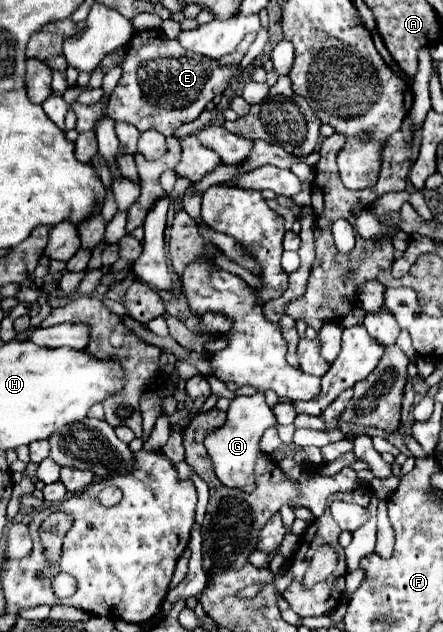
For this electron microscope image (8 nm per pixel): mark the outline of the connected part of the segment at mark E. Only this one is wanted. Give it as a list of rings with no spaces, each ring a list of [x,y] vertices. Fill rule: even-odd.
[[[159,28],[133,34],[121,68],[123,74],[111,94],[107,116],[115,122],[129,122],[139,132],[157,130],[167,138],[171,138],[179,126],[193,122],[205,106],[229,86],[229,80],[239,70],[219,68],[215,60],[205,60],[181,48],[177,40],[167,38]]]

